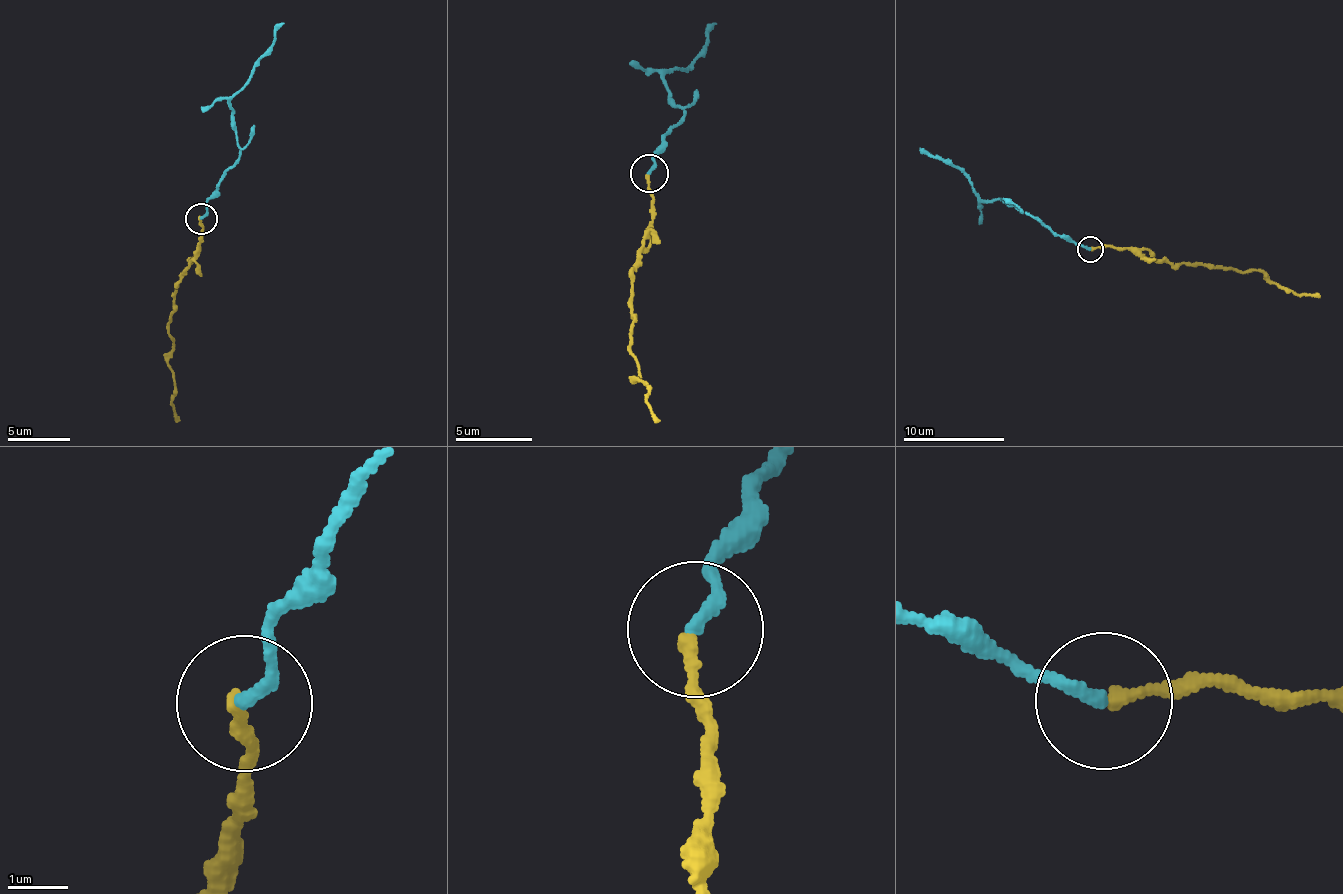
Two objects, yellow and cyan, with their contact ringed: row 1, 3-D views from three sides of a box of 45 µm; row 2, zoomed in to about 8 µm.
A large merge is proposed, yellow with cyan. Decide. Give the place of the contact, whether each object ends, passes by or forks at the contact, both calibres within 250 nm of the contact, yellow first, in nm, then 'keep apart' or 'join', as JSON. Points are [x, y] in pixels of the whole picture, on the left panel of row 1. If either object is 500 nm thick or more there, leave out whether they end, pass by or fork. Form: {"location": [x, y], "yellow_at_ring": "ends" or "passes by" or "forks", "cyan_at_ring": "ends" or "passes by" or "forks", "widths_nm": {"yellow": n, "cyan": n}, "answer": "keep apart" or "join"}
{"location": [201, 218], "yellow_at_ring": "ends", "cyan_at_ring": "ends", "widths_nm": {"yellow": 200, "cyan": 200}, "answer": "join"}

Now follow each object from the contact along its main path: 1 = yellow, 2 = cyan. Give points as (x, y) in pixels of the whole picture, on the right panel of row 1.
1: (1092, 249), (1138, 248), (1174, 263), (1238, 268), (1243, 272), (1261, 271), (1268, 281), (1320, 297)
2: (1089, 249), (1055, 237), (1031, 215), (999, 200), (984, 201), (963, 171), (919, 148)

